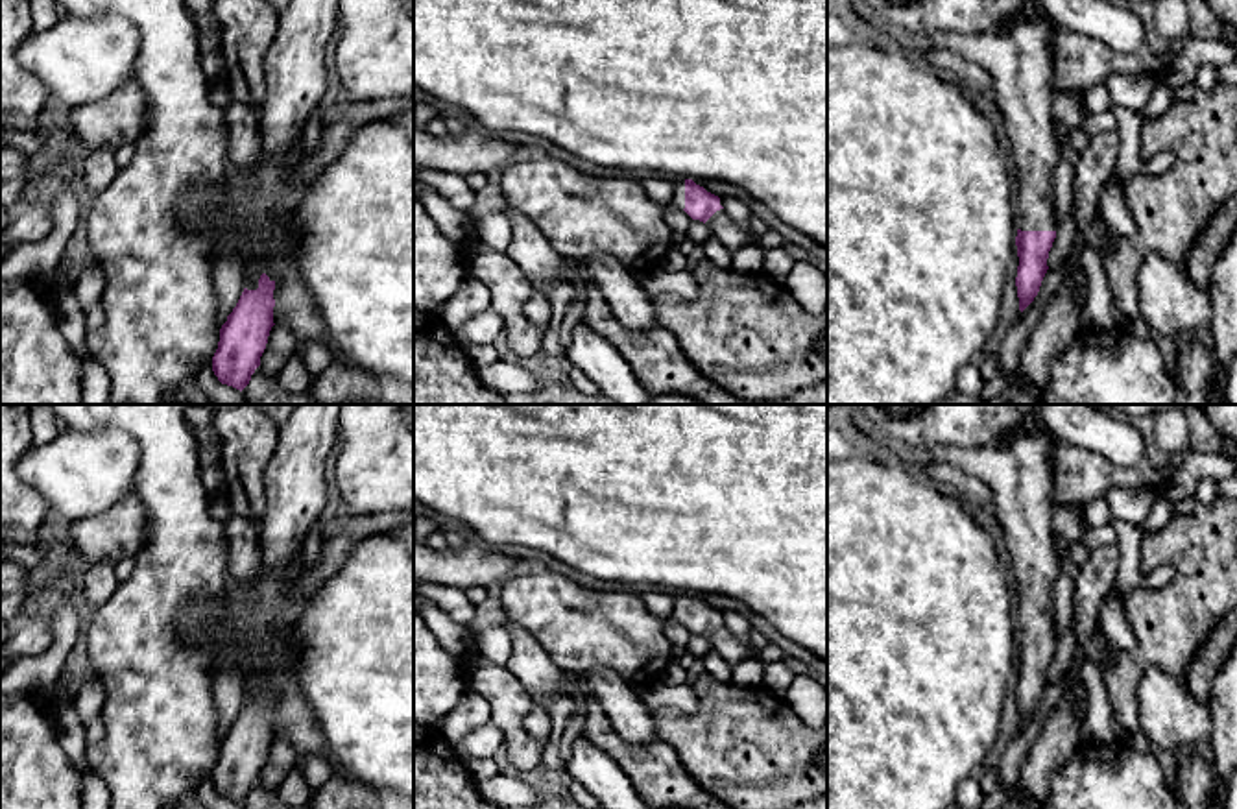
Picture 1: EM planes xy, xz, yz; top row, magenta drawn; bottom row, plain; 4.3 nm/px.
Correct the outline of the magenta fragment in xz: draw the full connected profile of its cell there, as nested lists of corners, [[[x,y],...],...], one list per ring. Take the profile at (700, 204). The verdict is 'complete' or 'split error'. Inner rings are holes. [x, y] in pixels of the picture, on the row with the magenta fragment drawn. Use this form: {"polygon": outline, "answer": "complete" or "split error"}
{"polygon": [[[692,179],[674,181],[672,207],[685,211],[692,220],[703,222],[731,253],[750,244],[750,235],[726,214],[722,199]]], "answer": "split error"}

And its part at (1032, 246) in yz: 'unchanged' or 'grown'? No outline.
grown

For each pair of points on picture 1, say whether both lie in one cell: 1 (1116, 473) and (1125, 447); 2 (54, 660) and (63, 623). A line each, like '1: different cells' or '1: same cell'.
1: different cells
2: same cell

